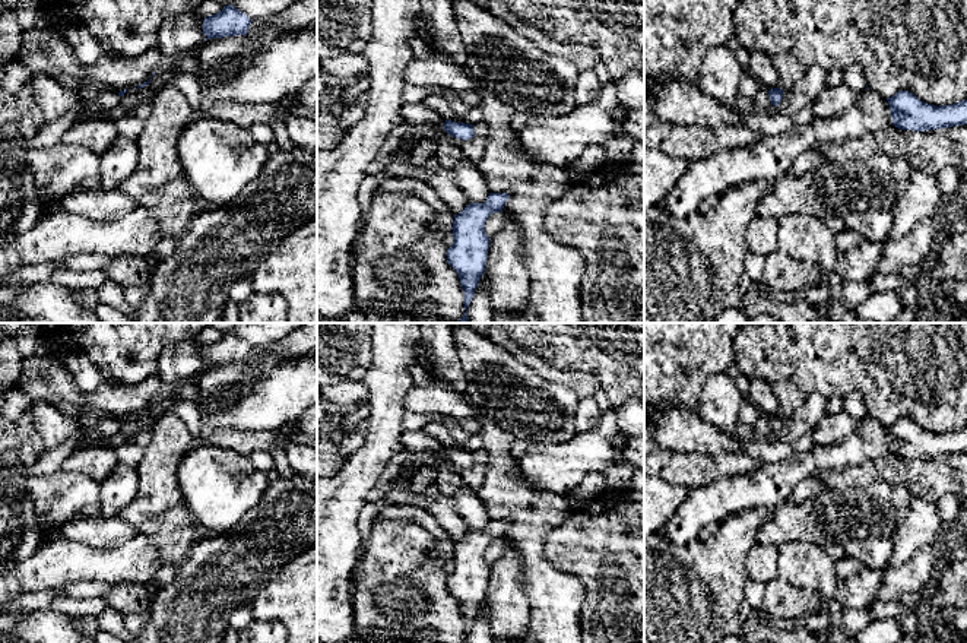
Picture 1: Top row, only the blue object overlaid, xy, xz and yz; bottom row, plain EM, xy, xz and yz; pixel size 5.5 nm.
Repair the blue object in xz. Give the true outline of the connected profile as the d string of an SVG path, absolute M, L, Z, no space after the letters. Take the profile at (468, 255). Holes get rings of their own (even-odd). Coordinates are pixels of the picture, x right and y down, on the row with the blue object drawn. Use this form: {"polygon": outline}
{"polygon": "M489 193L485 203L472 202L454 215L454 243L447 251L447 262L460 276L466 308L456 323L469 323L467 310L486 269L491 238L485 232L485 222L492 213L502 212L508 199L508 193Z"}

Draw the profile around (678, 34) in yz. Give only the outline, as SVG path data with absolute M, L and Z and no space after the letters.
M644 0L644 82L656 75L668 75L672 80L697 82L698 70L706 54L719 45L726 45L735 35L735 10L741 0Z

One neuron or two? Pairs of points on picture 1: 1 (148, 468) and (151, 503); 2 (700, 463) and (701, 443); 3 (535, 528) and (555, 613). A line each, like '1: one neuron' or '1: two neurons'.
1: one neuron
2: two neurons
3: one neuron

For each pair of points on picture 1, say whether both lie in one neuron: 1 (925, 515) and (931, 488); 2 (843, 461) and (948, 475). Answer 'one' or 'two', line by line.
1: two
2: two

